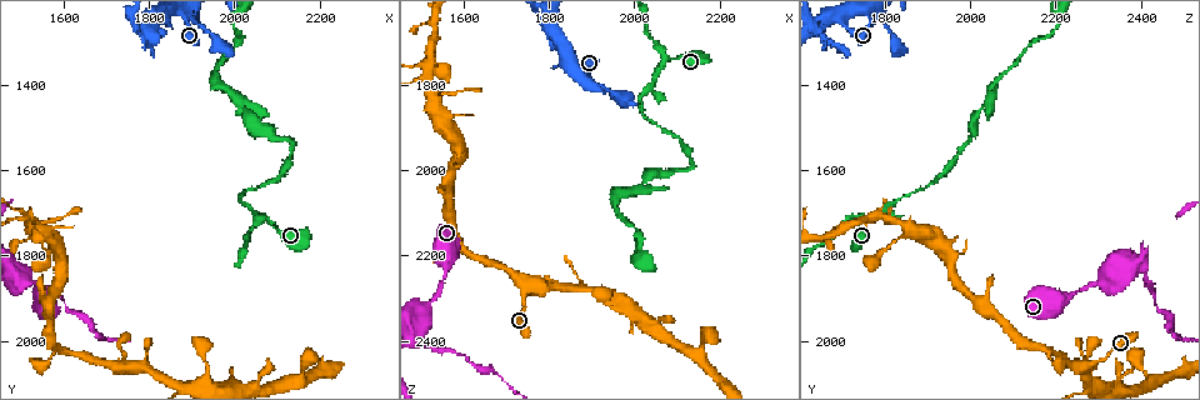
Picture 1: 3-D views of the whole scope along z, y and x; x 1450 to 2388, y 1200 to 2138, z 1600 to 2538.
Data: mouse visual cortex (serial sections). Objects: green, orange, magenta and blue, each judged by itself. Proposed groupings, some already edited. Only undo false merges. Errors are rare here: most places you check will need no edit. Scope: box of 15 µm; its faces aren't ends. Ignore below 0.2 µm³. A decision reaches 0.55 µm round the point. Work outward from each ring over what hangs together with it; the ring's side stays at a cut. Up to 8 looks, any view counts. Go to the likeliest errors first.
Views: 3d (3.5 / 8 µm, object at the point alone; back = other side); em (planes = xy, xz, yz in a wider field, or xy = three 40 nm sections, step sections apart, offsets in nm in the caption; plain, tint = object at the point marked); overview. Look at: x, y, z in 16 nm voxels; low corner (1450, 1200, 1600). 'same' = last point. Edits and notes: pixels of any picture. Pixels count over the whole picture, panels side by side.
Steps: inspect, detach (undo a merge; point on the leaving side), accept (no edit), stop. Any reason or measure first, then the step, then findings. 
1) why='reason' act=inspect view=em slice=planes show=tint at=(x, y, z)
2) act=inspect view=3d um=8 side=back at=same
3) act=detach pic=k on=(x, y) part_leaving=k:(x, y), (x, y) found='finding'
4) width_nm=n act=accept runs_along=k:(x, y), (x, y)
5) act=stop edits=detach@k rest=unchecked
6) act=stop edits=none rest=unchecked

why='a fork' act=inspect view=3d um=3.5 at=(2075, 1705, 1740)

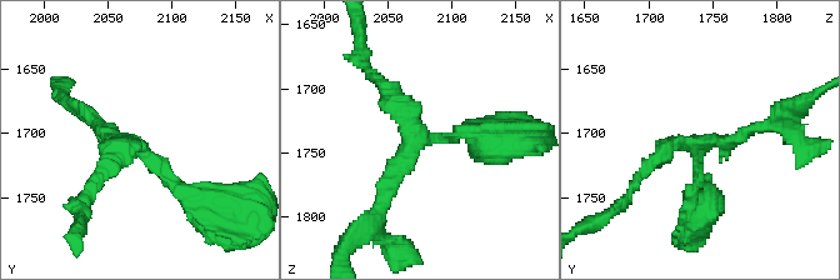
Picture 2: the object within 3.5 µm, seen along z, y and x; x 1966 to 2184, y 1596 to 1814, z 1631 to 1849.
arms=3 arm_widths_nm=200,200,200 act=inspect view=em slice=xy step=1 show=tint at=(2074, 1712, 1736)

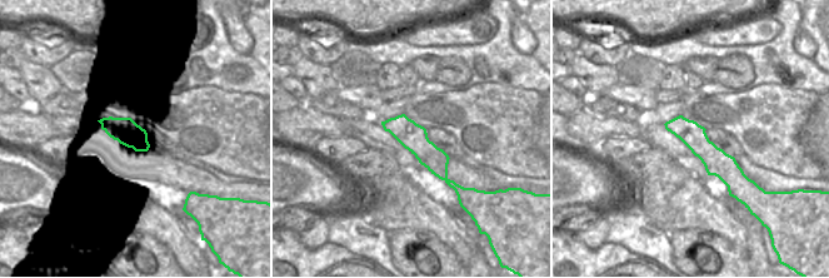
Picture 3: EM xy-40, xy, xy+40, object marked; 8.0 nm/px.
why='another direction' act=inspect view=em slice=xy step=3 show=tint at=same

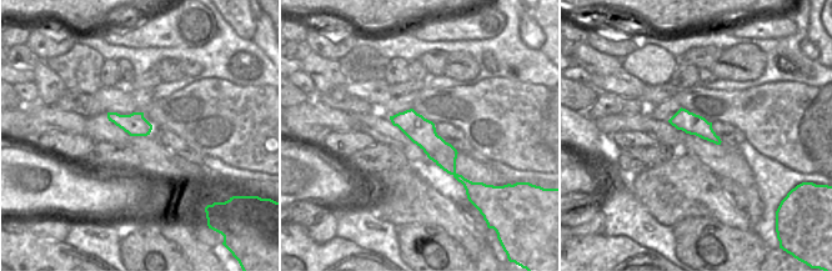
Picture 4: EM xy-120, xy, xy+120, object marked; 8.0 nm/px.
act=accept runs_along=2:(201, 201), (101, 125) found='one cell here'

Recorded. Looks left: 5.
why='four arms meet' act=inspect view=3d um=3.5 at=(1520, 1720, 1755)

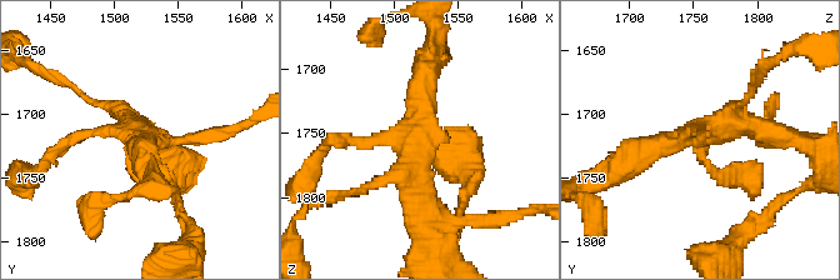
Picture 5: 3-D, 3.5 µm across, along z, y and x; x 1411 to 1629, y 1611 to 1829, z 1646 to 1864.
arms=4 arm_widths_nm=150,200,300,350 why='shape alone is not enough' act=inspect view=em slice=xy step=5 show=tint at=(1522, 1716, 1758)

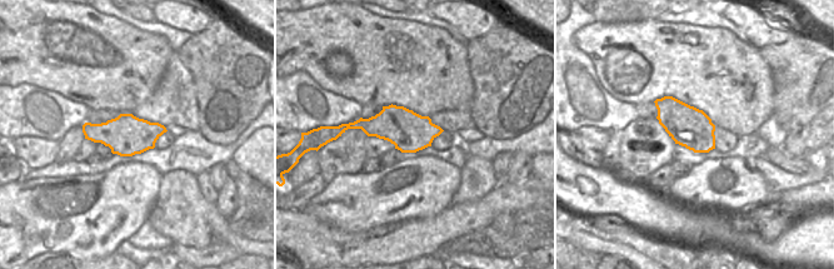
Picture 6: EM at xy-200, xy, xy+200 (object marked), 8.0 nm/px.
width_nm=320 act=accept runs_along=5:(781, 136), (726, 125), (628, 163) found='continuous, no second cell'

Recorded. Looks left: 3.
why='abrupt turn' act=inspect view=3d um=3.5 at=(2135, 1540, 1990)

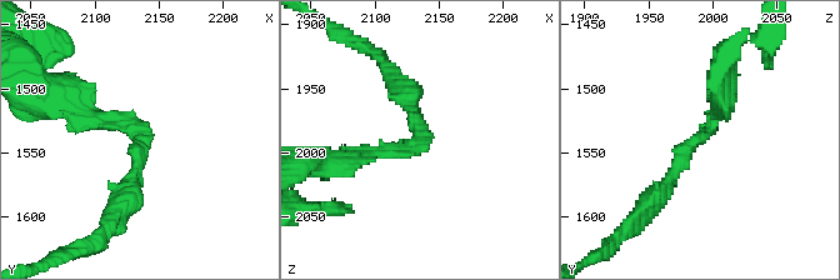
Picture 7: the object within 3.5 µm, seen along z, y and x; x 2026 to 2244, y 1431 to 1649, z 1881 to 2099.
arm_widths_nm=150,250 act=inspect view=em slice=xy step=3 show=tint at=(2132, 1538, 1990)

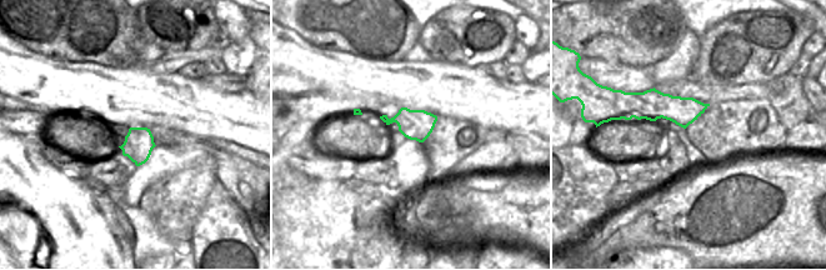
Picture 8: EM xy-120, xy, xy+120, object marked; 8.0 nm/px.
act=accept runs_along=7:(650, 201), (714, 121), (720, 101) found='all the same cell'

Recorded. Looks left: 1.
act=stop edits=none rest=unchecked

